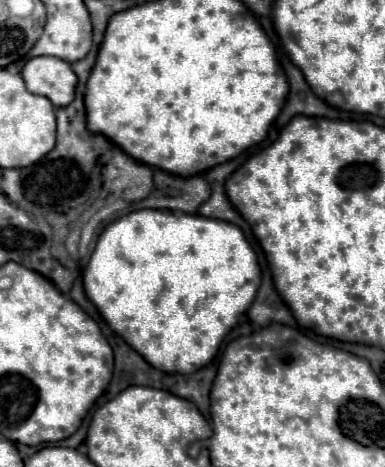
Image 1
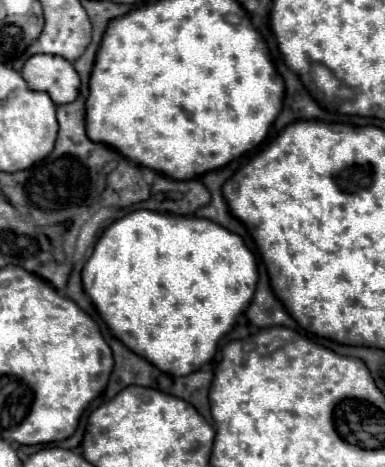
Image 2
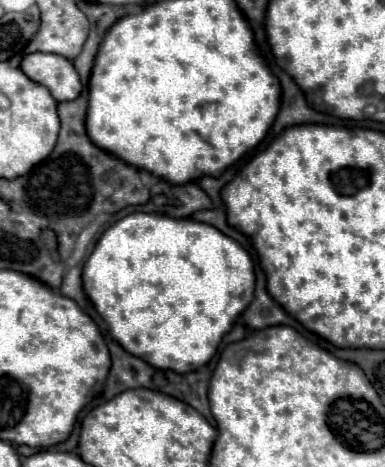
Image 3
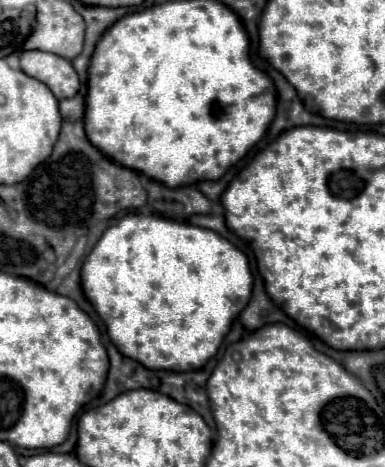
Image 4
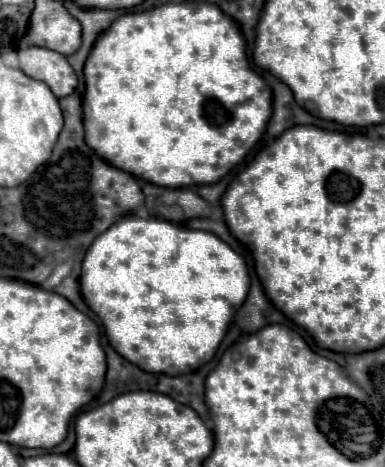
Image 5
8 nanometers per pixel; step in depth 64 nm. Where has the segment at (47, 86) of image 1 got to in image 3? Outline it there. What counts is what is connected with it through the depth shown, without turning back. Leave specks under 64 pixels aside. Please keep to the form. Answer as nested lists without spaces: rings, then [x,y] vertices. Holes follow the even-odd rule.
[[[34,52],[22,60],[20,68],[32,82],[48,88],[56,102],[74,100],[82,90],[74,64],[64,56]]]

